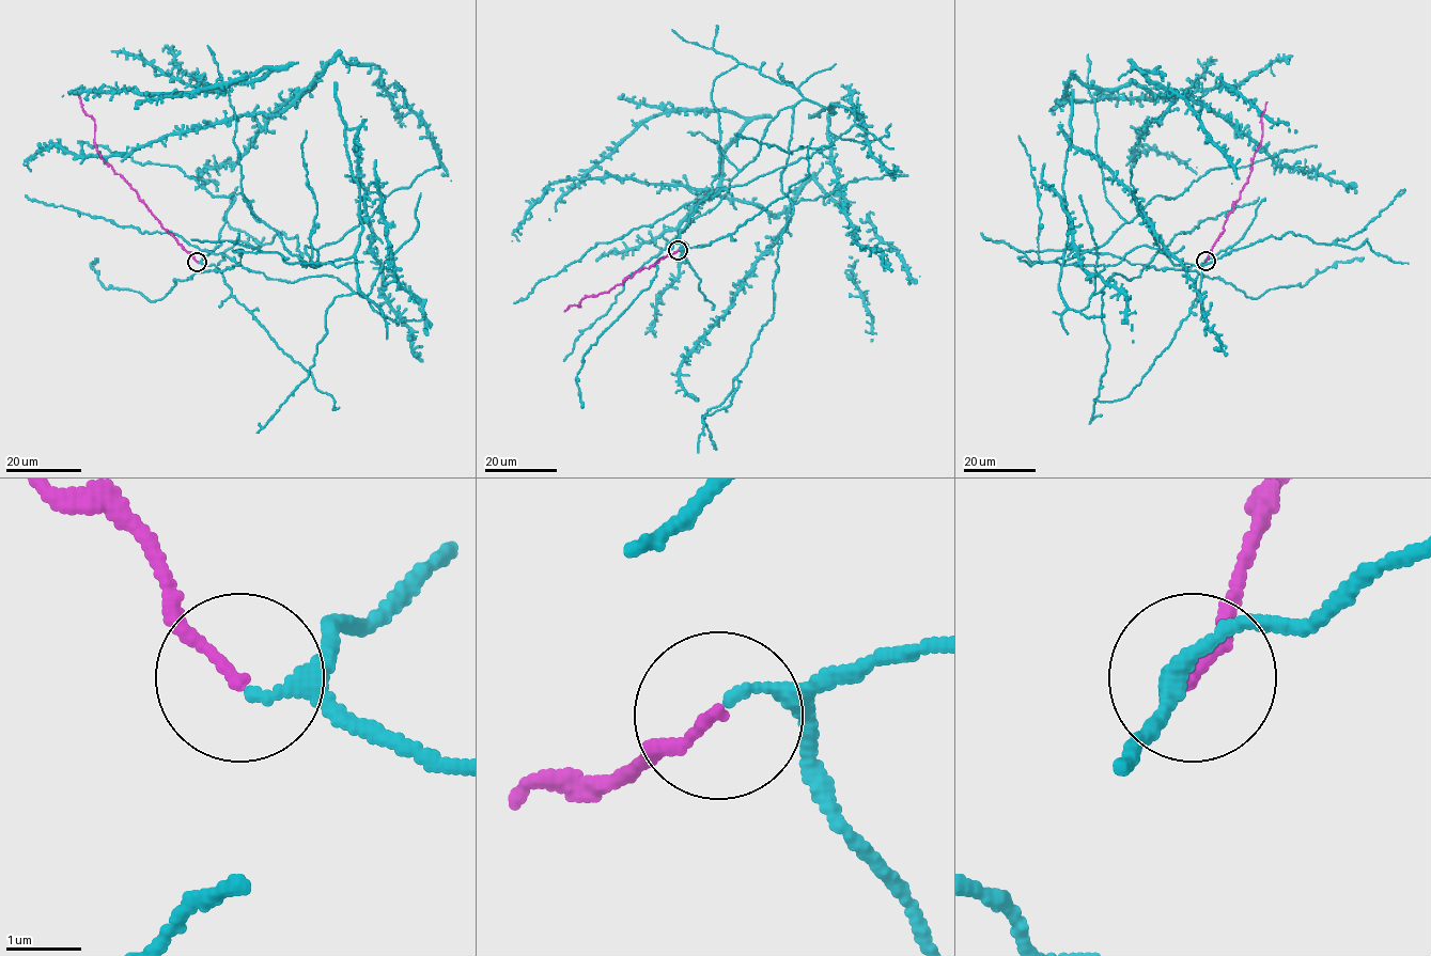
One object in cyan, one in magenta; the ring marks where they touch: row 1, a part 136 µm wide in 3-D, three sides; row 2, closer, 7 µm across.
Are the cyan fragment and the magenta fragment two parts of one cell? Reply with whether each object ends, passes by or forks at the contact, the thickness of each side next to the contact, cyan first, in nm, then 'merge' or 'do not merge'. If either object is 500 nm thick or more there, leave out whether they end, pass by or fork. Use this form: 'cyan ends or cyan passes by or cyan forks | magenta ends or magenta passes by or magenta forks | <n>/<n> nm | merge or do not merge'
cyan passes by | magenta ends | 110/150 nm | merge

